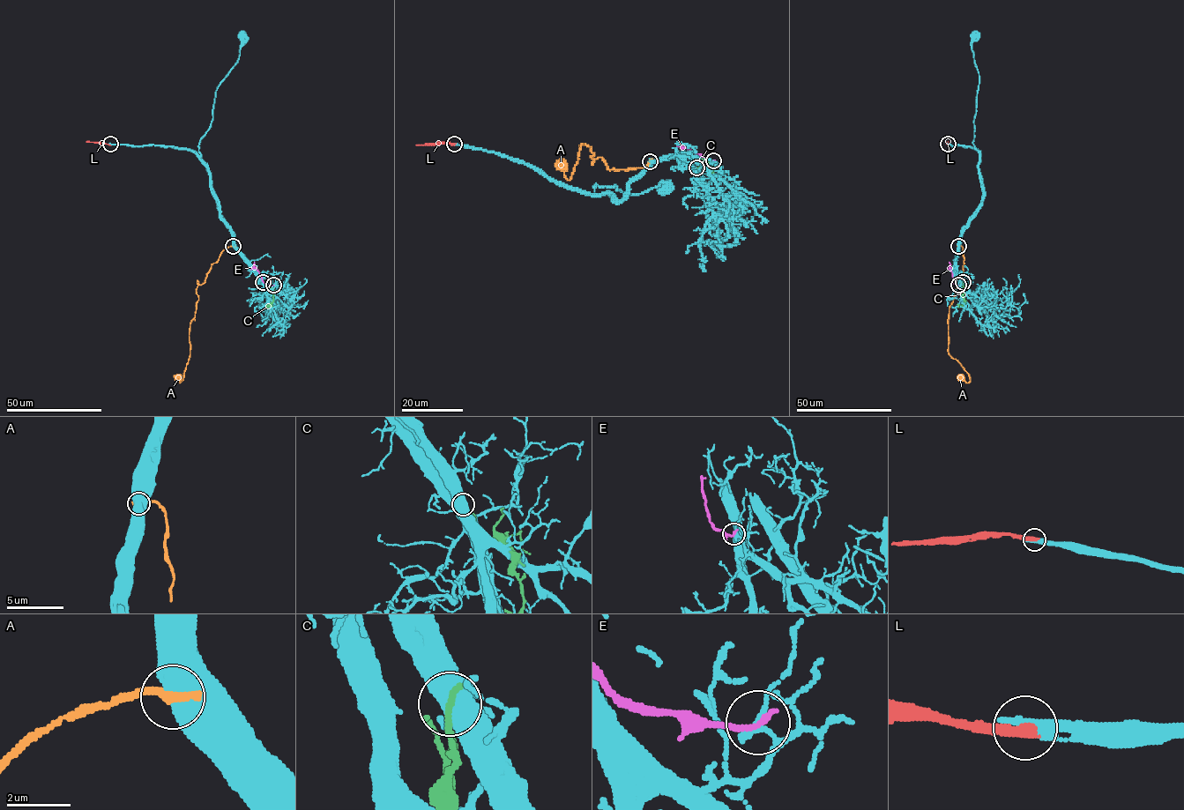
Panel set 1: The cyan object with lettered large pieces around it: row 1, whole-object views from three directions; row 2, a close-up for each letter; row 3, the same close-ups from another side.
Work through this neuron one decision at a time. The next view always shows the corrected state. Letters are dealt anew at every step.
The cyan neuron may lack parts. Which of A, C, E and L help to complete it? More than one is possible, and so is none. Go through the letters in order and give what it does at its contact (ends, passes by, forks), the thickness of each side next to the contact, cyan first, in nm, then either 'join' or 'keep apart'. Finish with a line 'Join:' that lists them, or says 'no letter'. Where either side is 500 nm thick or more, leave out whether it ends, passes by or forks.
A: calibres 800 and 300 nm; keep apart
C: calibres 550 and 240 nm; keep apart
E: it ends; calibres 170 and 240 nm; keep apart
L: it ends; calibres 440 and 400 nm; join
Join: L

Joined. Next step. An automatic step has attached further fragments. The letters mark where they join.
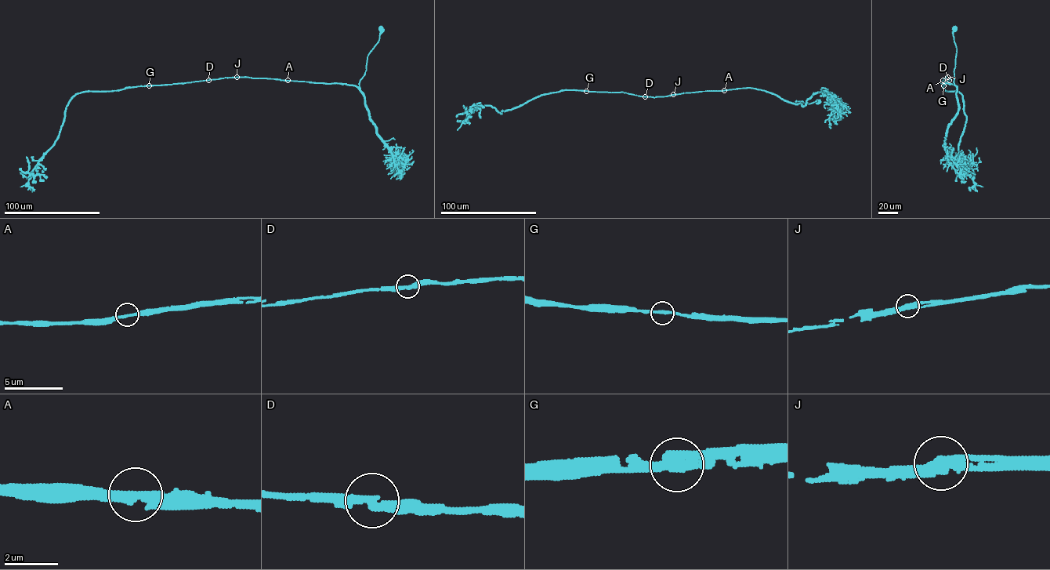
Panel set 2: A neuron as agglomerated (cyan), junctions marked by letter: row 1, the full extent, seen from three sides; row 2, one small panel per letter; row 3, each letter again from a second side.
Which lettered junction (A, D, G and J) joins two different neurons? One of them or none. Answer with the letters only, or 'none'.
none

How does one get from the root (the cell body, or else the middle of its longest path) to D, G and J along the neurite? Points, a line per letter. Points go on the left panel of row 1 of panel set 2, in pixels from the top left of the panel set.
D: (381, 28), (378, 41), (367, 56), (365, 73), (359, 83), (360, 88), (338, 83), (245, 77), (208, 80)
G: (381, 28), (378, 41), (367, 56), (365, 73), (359, 83), (360, 88), (338, 83), (245, 77), (149, 85)
J: (381, 28), (378, 41), (367, 56), (365, 73), (359, 83), (360, 88), (338, 83), (237, 77)

